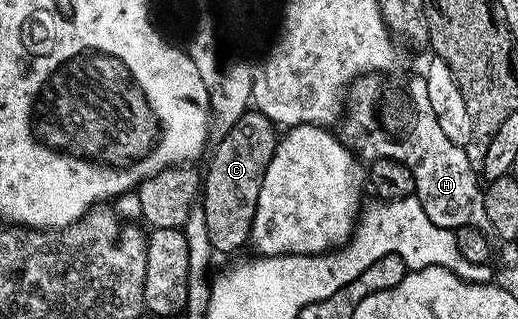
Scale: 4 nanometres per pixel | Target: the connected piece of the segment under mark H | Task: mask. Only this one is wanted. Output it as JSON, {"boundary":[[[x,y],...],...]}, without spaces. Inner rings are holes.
{"boundary":[[[364,74],[351,83],[345,114],[340,120],[342,143],[363,160],[395,159],[408,165],[412,177],[416,177],[417,199],[429,221],[451,229],[472,225],[489,232],[479,172],[468,161],[465,147],[448,141],[440,129],[440,121],[436,121],[436,113],[428,102],[425,78],[421,74],[394,74]]]}

